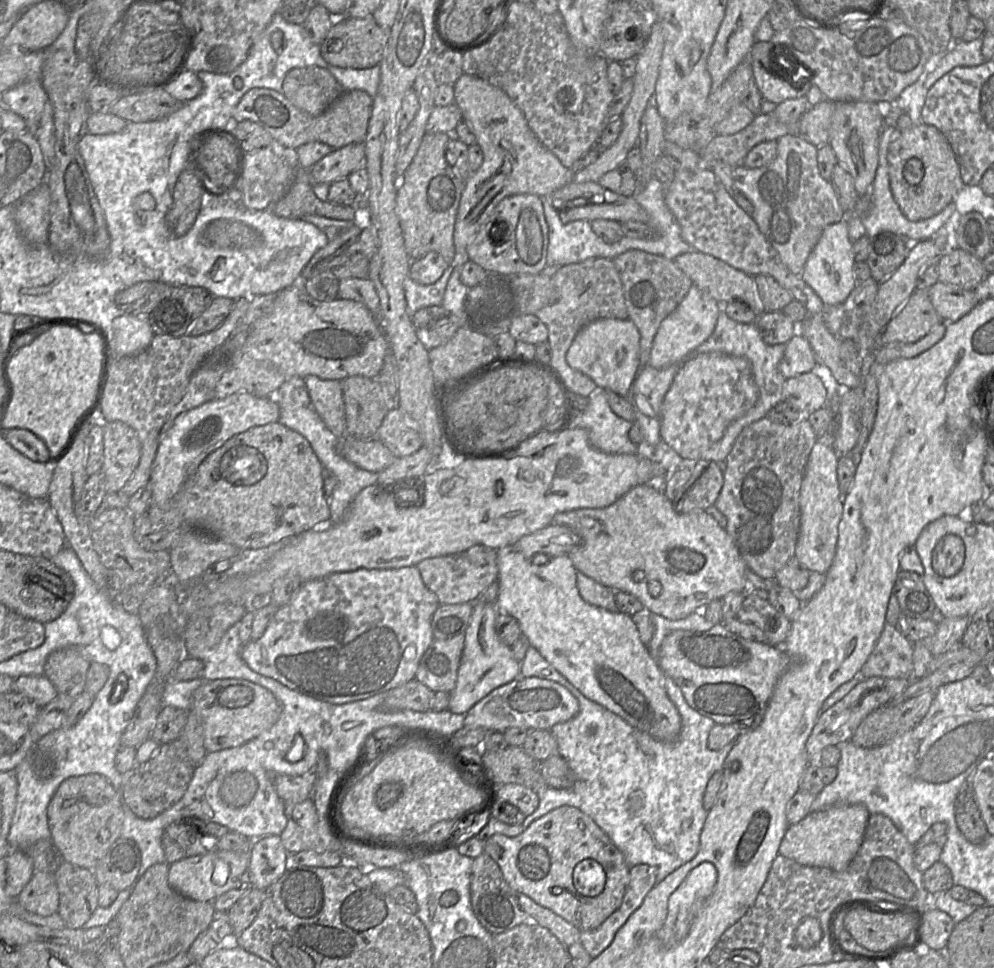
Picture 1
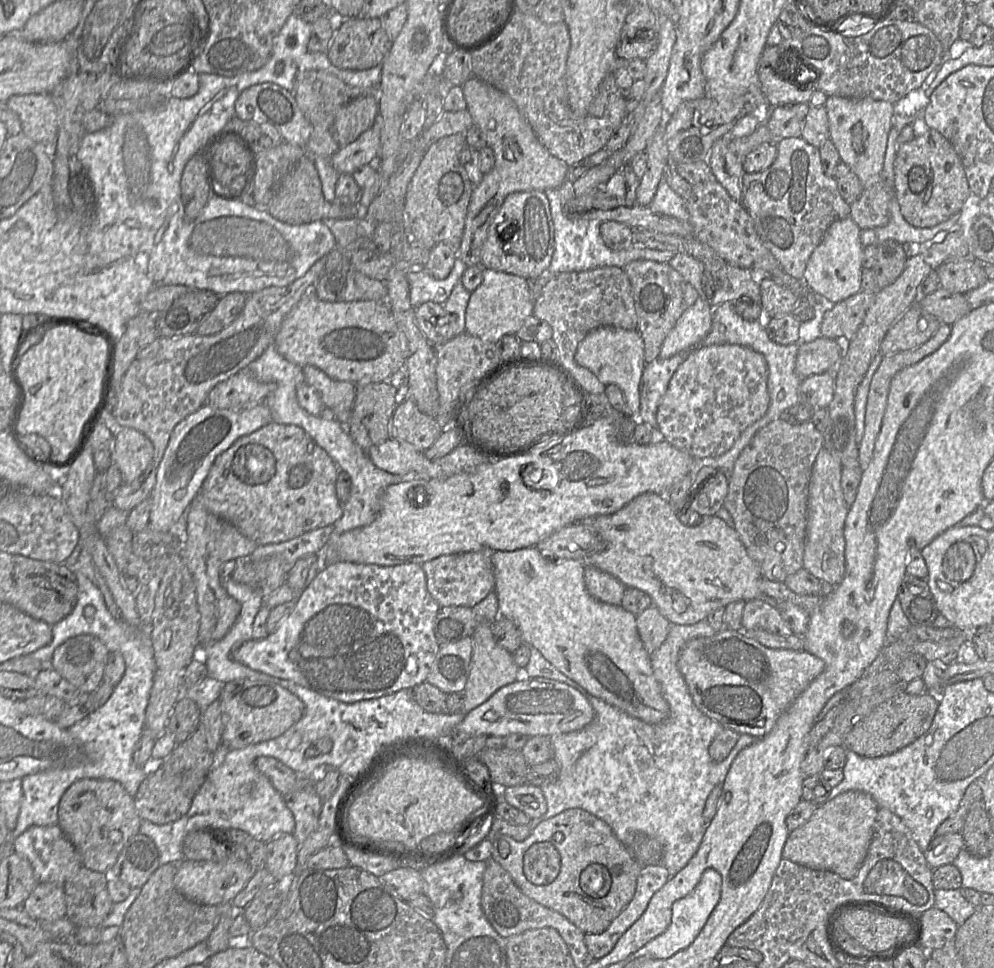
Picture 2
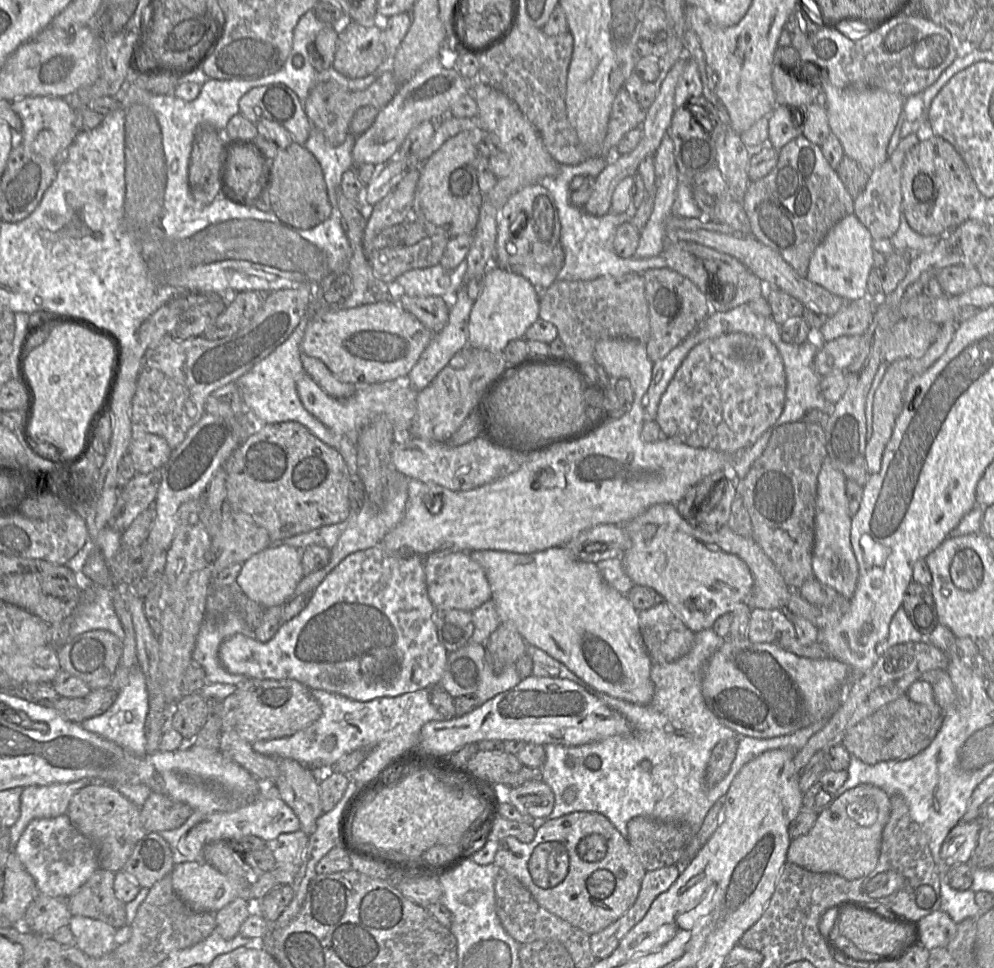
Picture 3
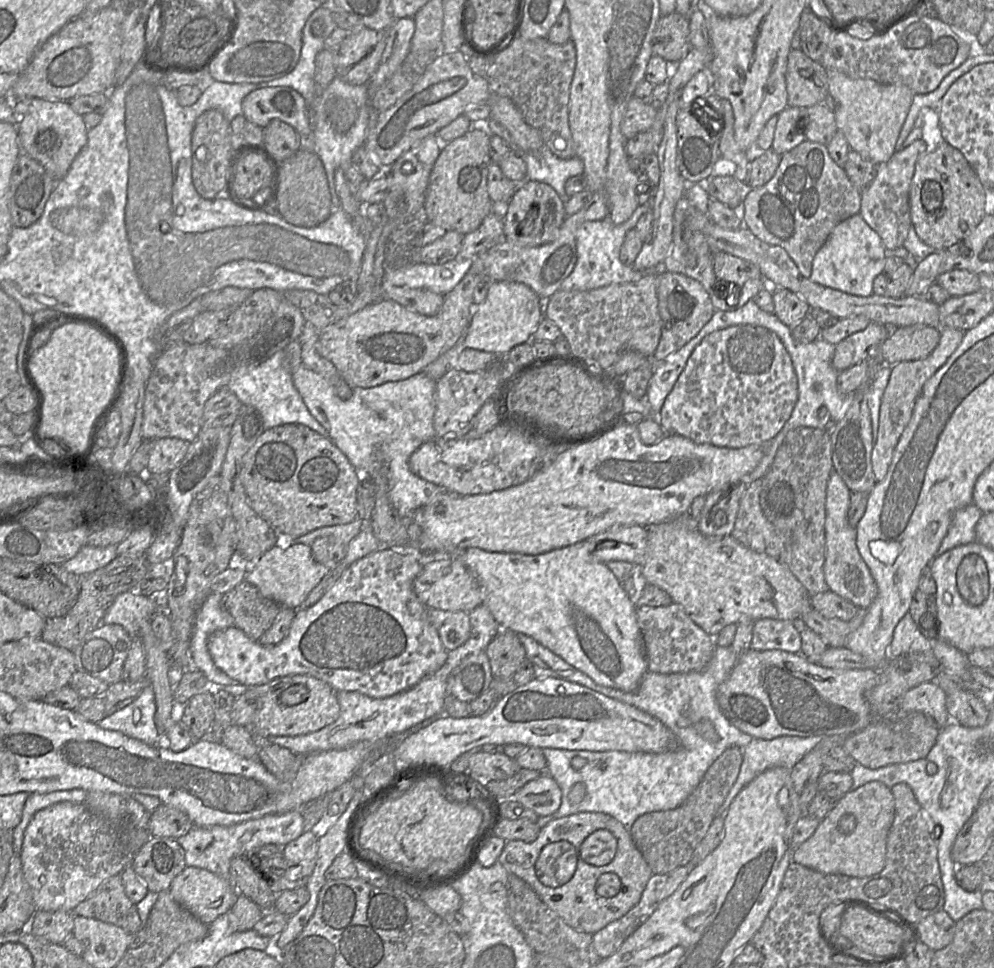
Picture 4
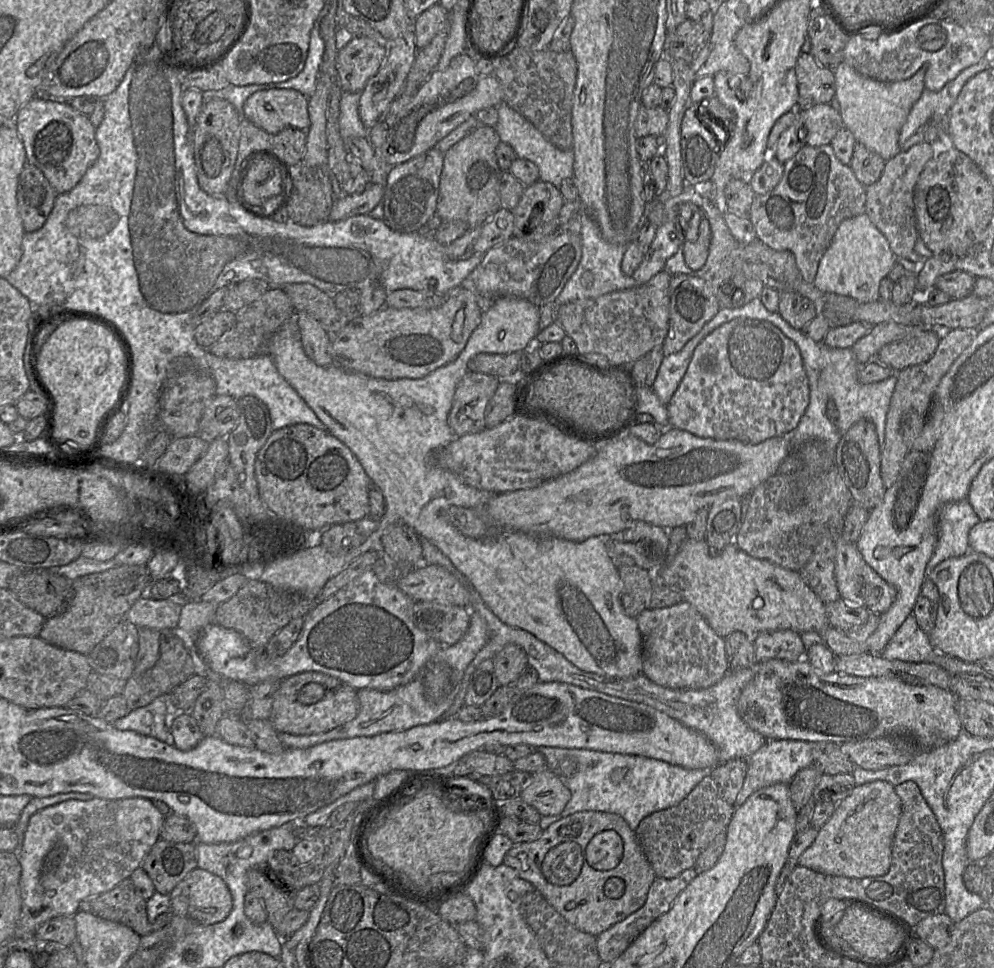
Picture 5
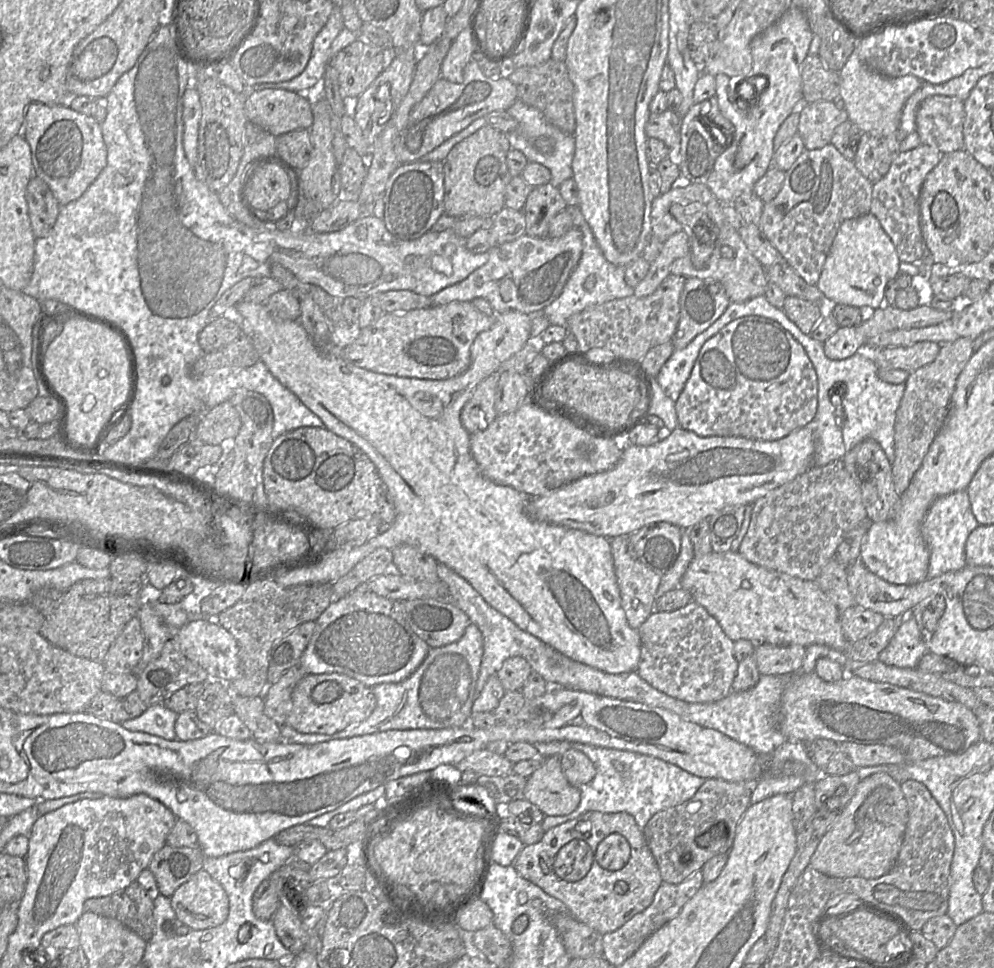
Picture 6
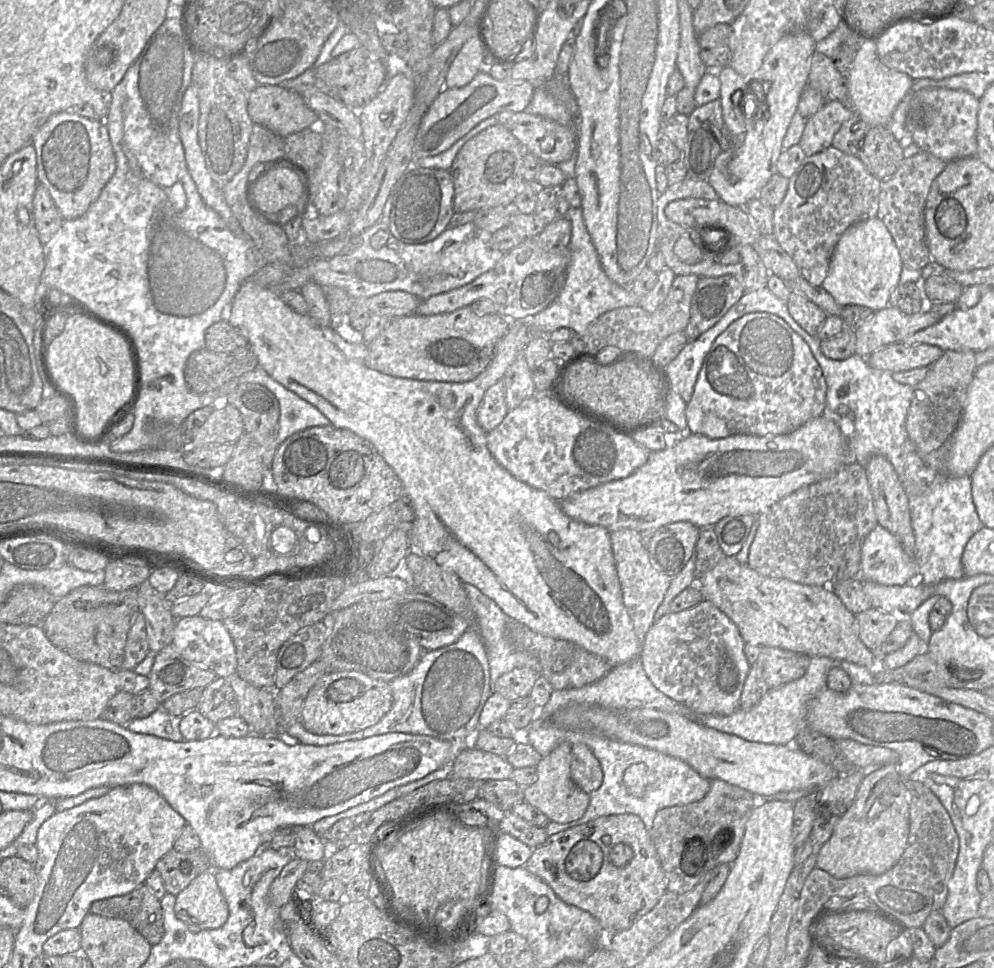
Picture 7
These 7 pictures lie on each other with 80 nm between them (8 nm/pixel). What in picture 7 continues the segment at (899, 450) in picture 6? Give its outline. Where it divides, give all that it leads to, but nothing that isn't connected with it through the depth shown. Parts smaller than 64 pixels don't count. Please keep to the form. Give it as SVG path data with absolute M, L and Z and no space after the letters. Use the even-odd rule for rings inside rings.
M944 351L928 368L926 377L914 387L913 398L907 413L906 430L923 458L942 447L958 428L967 396L967 389L977 369L975 352Z

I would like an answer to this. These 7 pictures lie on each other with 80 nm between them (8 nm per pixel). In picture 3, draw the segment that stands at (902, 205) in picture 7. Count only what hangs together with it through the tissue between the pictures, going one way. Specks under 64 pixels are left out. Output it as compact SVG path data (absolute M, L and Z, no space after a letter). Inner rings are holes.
M915 134L901 138L896 150L870 174L863 192L854 201L854 214L868 228L874 239L890 239L900 226L902 214L902 169L908 151L920 142Z

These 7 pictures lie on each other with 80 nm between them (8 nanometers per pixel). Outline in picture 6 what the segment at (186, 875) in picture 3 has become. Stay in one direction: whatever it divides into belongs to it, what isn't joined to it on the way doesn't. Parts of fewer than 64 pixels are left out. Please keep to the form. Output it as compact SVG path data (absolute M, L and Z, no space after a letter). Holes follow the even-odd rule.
M201 869L171 896L178 921L191 930L223 924L229 915L229 898L223 886Z

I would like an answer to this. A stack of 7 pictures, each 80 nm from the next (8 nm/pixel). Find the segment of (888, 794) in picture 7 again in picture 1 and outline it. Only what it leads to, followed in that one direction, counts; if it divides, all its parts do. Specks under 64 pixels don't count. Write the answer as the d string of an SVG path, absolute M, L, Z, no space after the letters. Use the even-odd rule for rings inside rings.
M861 804L838 805L810 812L798 823L788 825L778 853L803 866L844 871L863 842L869 818L868 809Z

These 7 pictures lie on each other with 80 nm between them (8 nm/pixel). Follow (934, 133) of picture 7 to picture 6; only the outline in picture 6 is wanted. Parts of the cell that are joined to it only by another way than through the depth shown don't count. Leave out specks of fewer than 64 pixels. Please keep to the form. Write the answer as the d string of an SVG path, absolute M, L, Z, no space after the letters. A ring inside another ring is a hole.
M933 95L926 98L916 114L916 132L921 142L942 154L964 149L964 101L957 97Z

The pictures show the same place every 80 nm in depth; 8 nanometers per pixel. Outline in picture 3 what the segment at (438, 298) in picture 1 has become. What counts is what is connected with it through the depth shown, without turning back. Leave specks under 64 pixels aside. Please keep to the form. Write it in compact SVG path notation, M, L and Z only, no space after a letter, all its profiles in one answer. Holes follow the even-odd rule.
M464 259L456 268L445 269L439 263L434 266L408 270L390 284L390 299L398 301L403 294L415 297L453 297L464 283L467 262Z

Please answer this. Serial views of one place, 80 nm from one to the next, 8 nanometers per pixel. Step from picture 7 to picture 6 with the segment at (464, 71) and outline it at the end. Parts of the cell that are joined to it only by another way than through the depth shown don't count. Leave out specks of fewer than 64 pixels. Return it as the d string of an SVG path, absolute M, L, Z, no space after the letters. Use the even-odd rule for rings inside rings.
M466 28L452 41L441 65L441 77L453 83L461 83L463 70L473 58L478 56L473 50L470 32Z

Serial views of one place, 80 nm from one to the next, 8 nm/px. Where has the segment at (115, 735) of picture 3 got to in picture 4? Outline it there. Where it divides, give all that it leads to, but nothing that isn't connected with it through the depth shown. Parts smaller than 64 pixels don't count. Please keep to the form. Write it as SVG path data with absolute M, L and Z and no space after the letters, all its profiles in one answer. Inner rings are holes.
M151 685L145 687L129 705L97 722L106 730L118 731L148 745L168 747L167 731L160 734L154 716L156 702Z

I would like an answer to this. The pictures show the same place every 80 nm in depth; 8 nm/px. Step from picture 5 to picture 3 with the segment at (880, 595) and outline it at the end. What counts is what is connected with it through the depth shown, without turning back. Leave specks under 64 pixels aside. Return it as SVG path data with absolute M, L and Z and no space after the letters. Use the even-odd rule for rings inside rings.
M826 457L818 475L812 569L817 580L850 600L857 586L859 568L850 541L851 518L848 514L846 480L831 459Z

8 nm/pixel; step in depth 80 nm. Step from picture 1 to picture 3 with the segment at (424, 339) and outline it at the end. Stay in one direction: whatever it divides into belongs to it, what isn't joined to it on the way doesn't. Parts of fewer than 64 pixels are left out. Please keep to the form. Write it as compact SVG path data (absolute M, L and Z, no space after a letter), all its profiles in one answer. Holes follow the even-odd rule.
M403 294L398 303L434 334L442 331L448 323L448 302L440 296L415 297Z

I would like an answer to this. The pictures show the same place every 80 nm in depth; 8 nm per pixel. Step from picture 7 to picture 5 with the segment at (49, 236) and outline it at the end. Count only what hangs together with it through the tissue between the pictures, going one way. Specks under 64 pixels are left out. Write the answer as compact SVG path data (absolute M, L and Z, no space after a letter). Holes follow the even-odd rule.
M26 162L18 180L17 207L25 232L35 232L48 219L57 196L41 170Z

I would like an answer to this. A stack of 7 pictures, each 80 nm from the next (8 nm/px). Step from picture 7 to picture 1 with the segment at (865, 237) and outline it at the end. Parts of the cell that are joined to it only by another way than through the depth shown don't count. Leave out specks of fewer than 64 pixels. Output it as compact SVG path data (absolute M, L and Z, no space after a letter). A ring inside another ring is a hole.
M841 220L824 229L805 263L801 277L826 306L838 305L843 303L857 286L854 275L855 263L853 243L848 234L848 224L846 220Z

